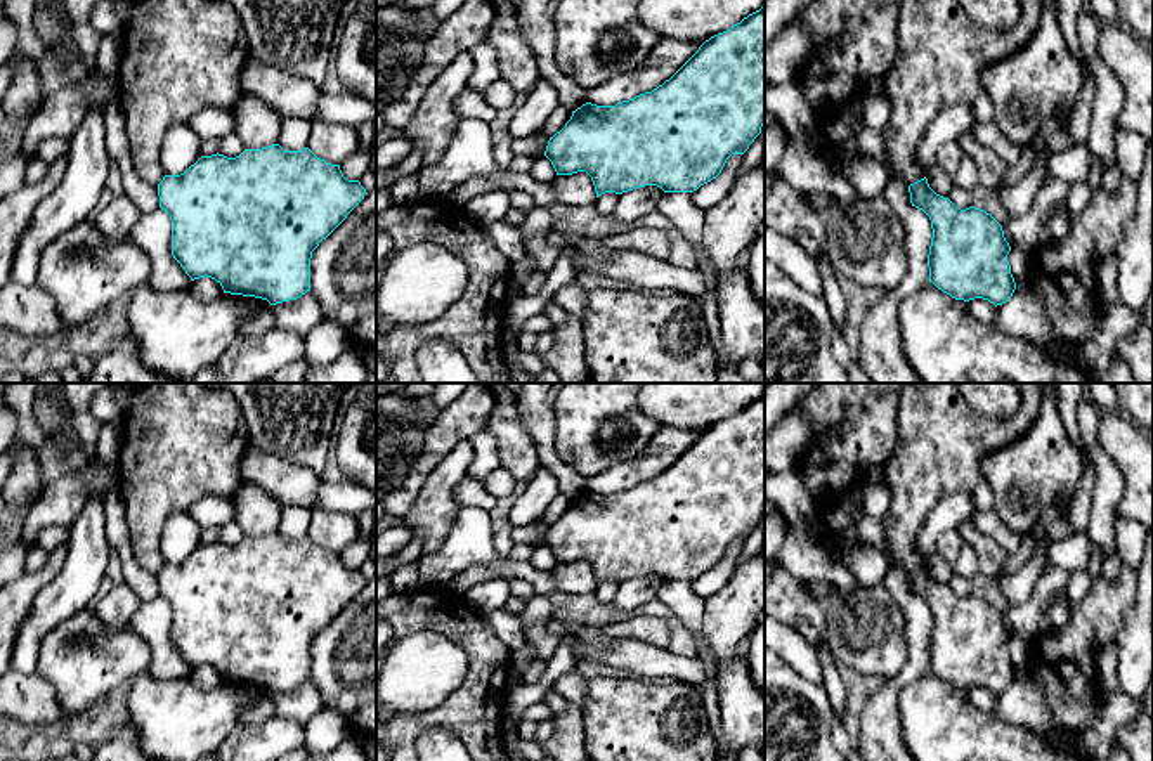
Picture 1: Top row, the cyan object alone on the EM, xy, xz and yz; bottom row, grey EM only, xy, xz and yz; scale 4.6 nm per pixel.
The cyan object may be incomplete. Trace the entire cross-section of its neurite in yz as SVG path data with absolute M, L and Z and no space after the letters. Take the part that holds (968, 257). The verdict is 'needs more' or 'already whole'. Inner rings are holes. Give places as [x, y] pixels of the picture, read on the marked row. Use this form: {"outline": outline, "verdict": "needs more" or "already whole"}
{"outline": "M926 177L910 184L909 192L912 206L931 220L929 283L955 300L983 298L995 307L1006 303L1016 283L1002 225L985 210L957 208L936 194Z", "verdict": "already whole"}

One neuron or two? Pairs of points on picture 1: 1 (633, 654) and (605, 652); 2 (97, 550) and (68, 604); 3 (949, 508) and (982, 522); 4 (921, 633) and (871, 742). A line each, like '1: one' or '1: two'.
1: one
2: one
3: two
4: one

